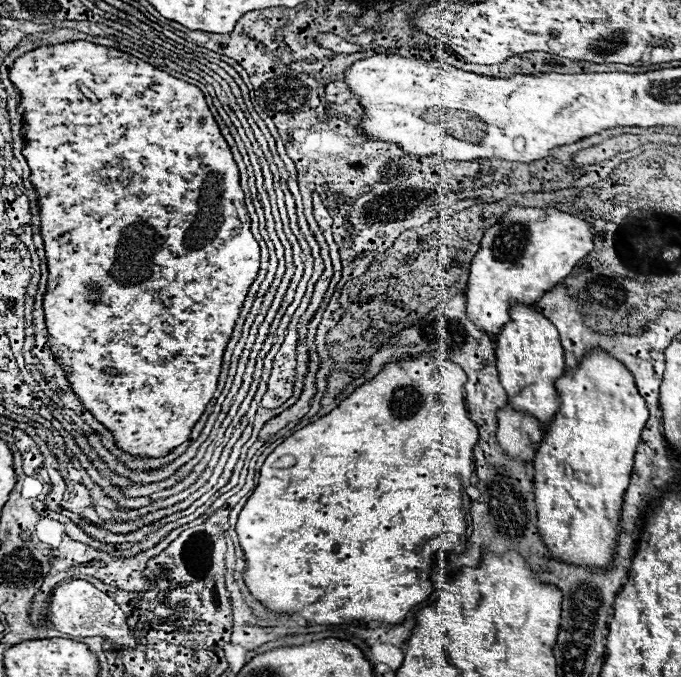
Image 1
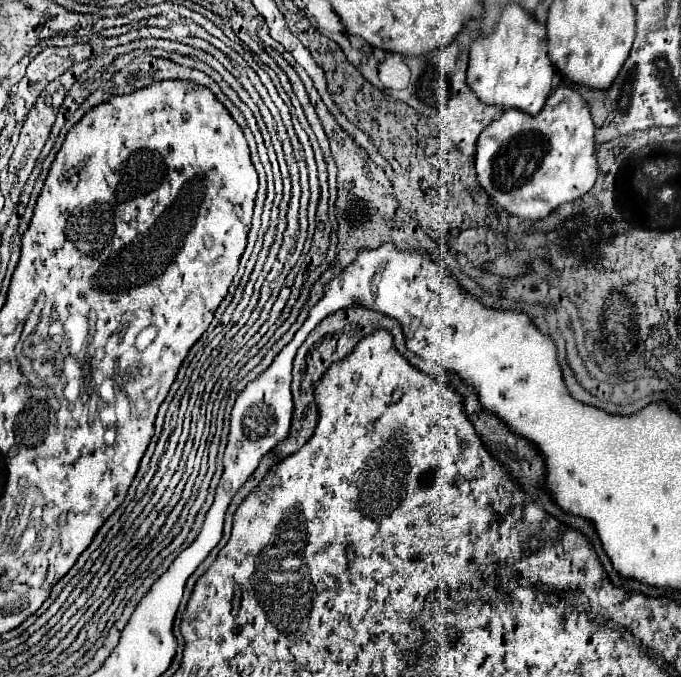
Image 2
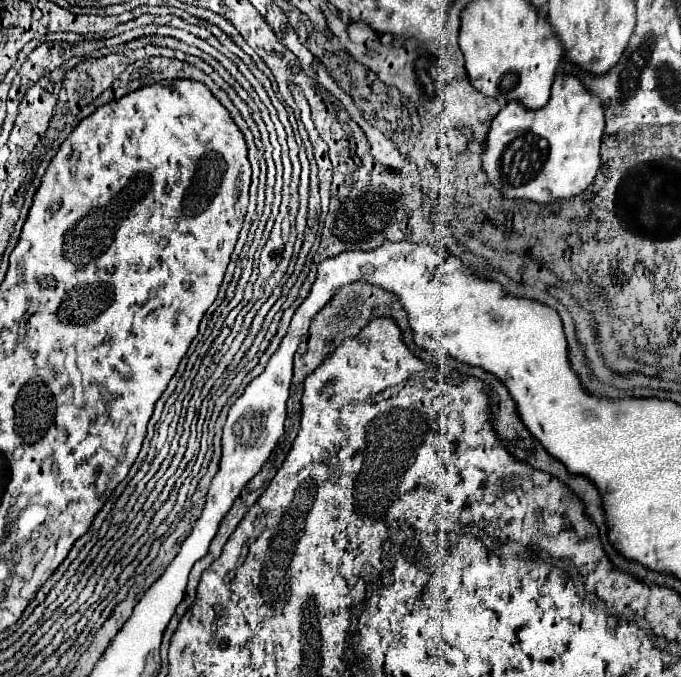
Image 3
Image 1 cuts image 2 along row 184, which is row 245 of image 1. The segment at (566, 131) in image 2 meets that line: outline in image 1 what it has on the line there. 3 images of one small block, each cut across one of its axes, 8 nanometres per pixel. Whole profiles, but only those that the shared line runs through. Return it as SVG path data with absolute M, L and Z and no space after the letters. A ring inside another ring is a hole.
M510 208L498 224L486 230L480 252L472 258L470 264L470 278L466 286L466 314L468 318L486 334L498 336L502 326L510 320L510 302L522 302L522 304L536 304L546 292L550 292L556 284L560 284L576 266L578 260L582 260L590 250L594 248L590 226L566 212L558 210L538 210L538 208Z

